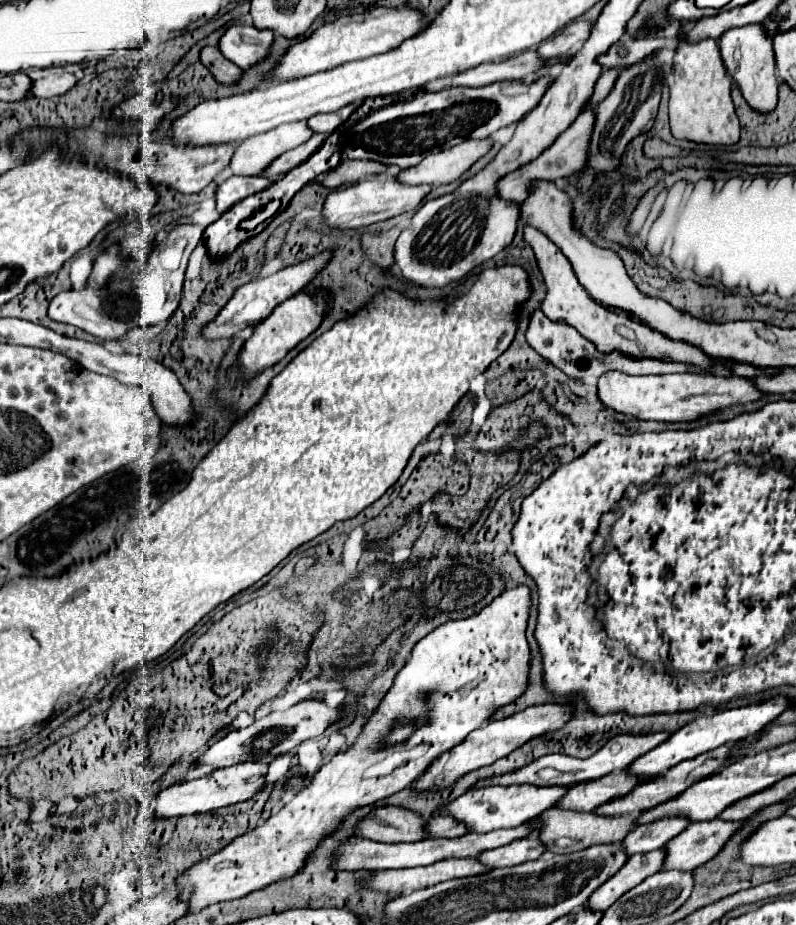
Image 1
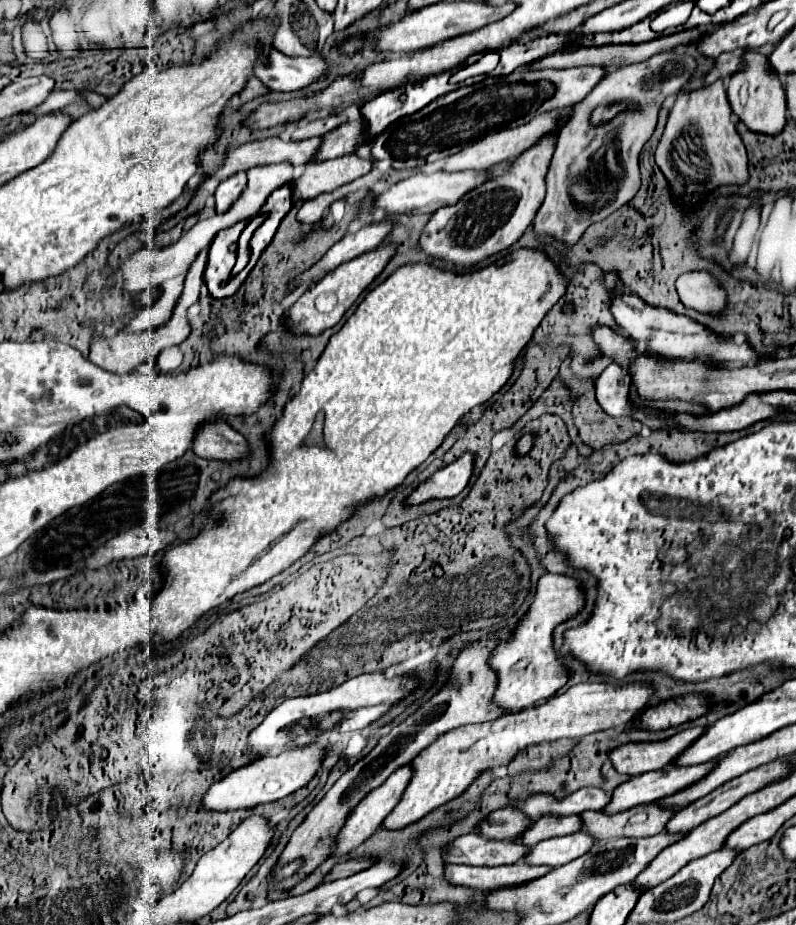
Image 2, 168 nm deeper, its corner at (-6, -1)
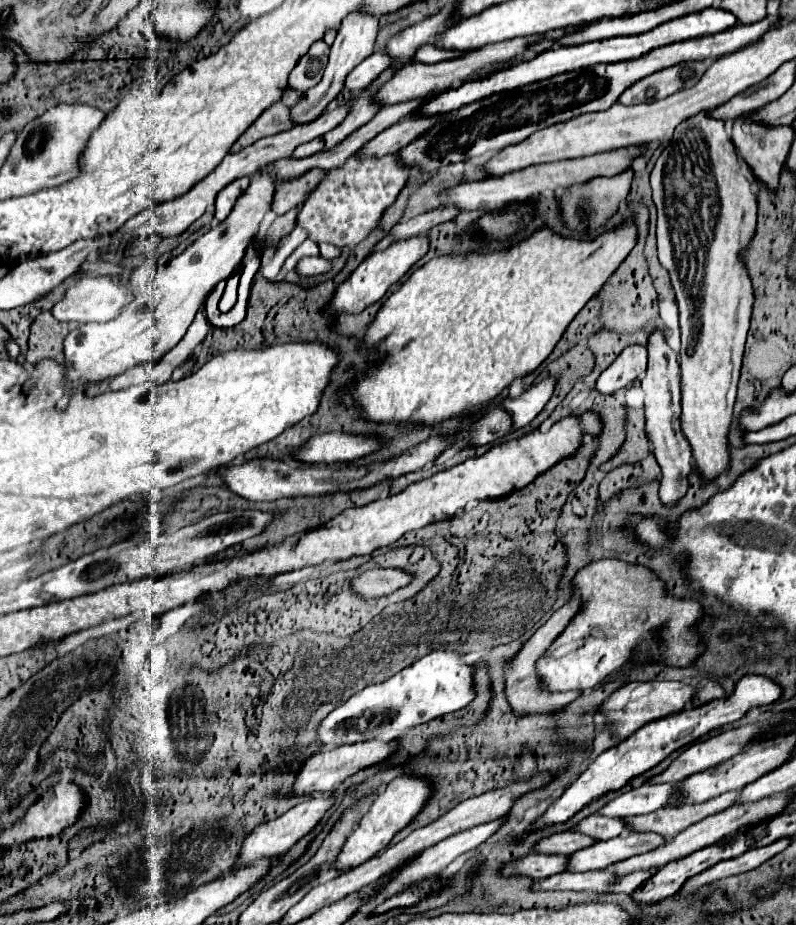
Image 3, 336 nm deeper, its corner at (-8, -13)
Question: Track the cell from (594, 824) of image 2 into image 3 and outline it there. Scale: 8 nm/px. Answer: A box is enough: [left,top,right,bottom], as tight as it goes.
[625,791,739,841]

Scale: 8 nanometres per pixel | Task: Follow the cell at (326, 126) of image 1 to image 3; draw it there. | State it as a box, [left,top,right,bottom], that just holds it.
[293,137,325,159]

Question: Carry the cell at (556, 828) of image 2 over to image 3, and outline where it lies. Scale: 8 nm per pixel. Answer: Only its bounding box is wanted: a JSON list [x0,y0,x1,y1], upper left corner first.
[571,815,625,841]

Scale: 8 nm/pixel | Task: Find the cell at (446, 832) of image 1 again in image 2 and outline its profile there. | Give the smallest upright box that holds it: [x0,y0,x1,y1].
[479,809,533,841]

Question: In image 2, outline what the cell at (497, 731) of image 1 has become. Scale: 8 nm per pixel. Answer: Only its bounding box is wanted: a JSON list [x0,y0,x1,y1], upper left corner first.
[383,683,655,829]

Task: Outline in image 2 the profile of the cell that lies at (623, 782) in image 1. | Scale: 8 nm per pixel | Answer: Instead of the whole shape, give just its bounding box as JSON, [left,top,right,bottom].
[603,761,715,813]

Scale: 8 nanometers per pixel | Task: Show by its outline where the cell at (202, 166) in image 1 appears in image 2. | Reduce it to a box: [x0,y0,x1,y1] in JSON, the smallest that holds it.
[199,137,321,181]

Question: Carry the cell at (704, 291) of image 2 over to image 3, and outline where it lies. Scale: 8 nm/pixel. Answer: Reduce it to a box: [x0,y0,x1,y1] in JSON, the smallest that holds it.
[651,111,757,477]

